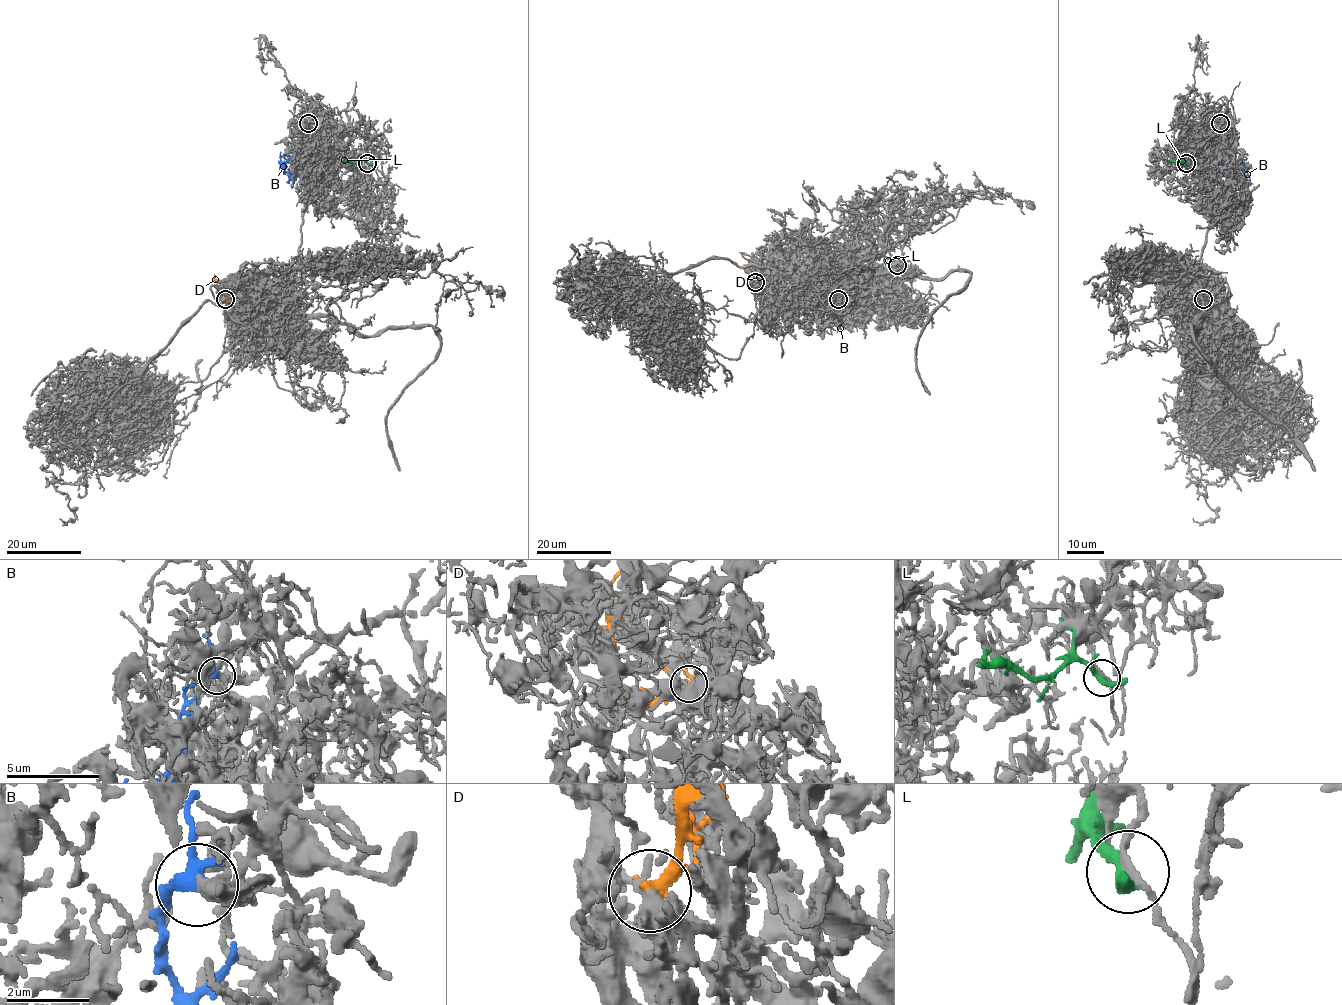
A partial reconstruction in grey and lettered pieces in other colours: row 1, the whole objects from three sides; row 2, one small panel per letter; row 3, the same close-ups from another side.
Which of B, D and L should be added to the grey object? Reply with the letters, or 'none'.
B

